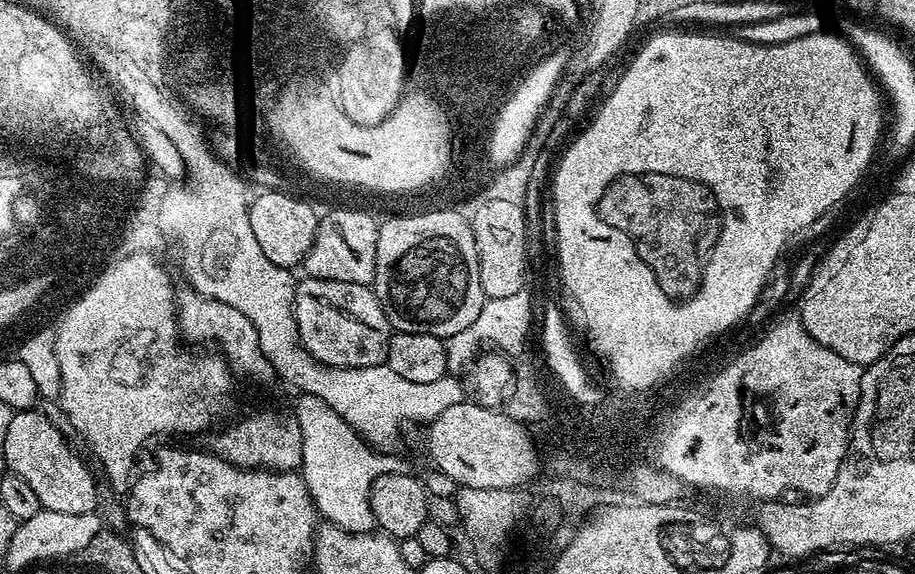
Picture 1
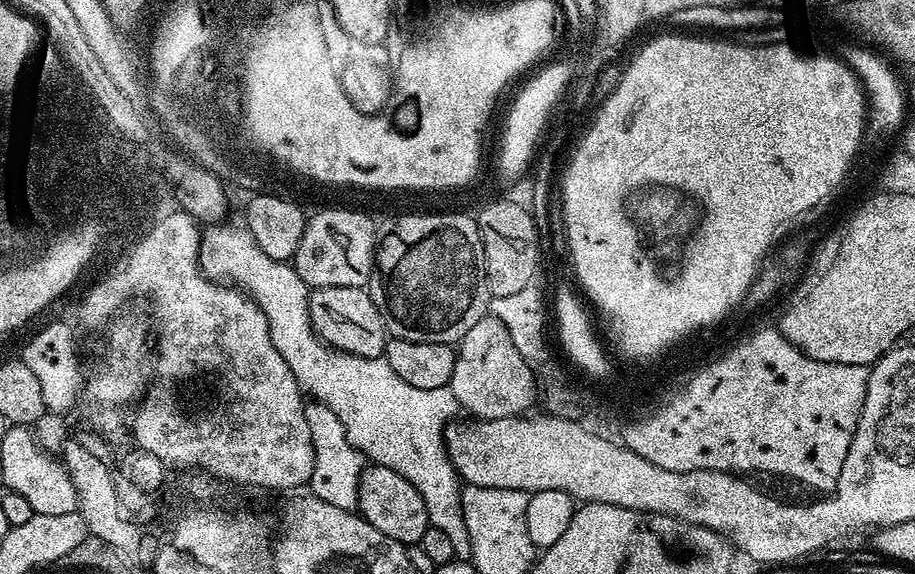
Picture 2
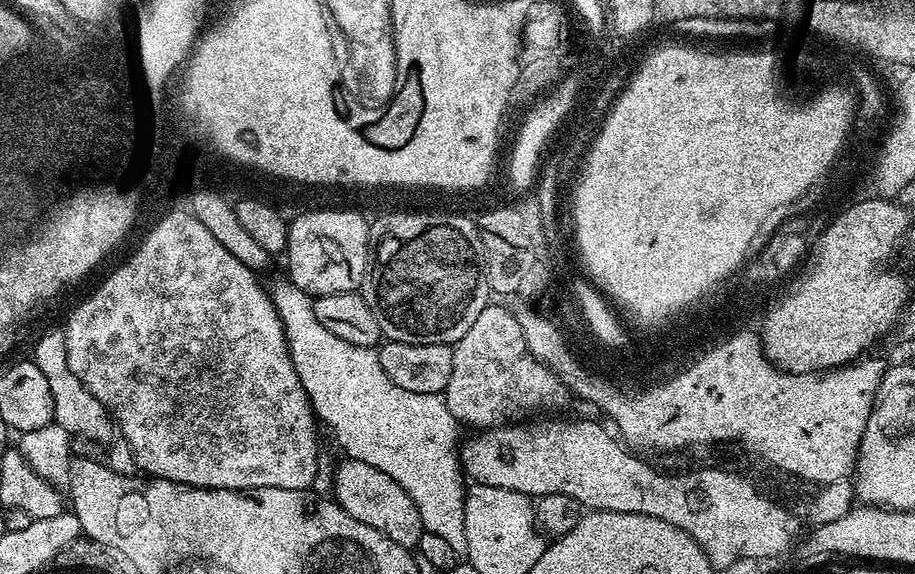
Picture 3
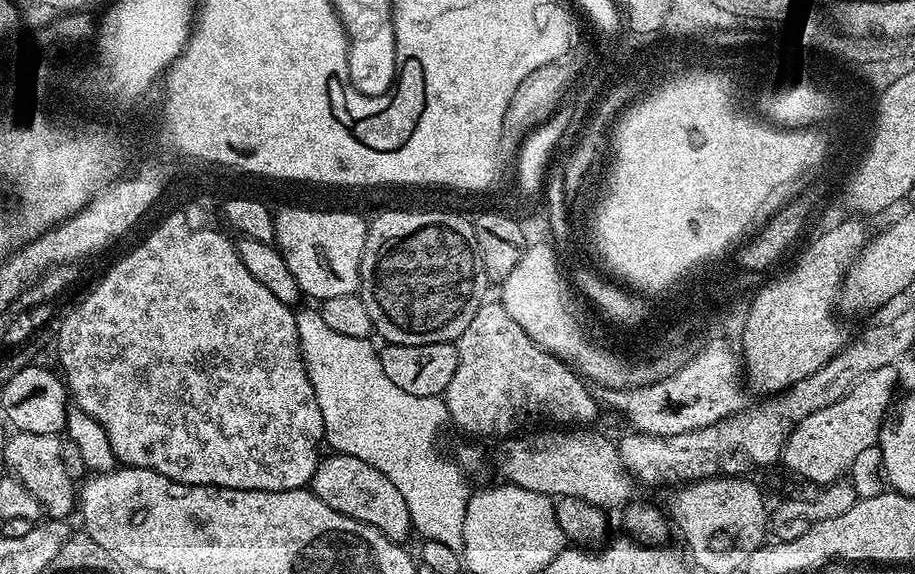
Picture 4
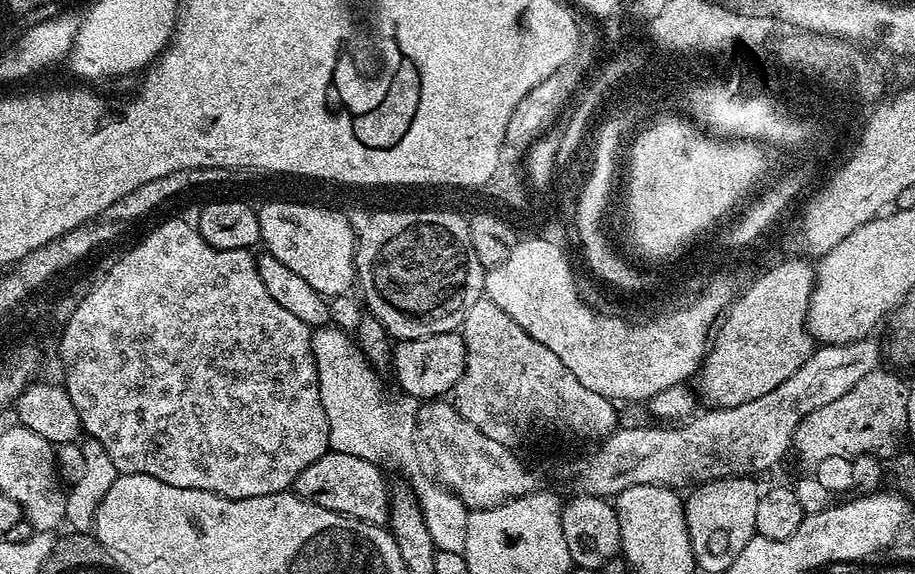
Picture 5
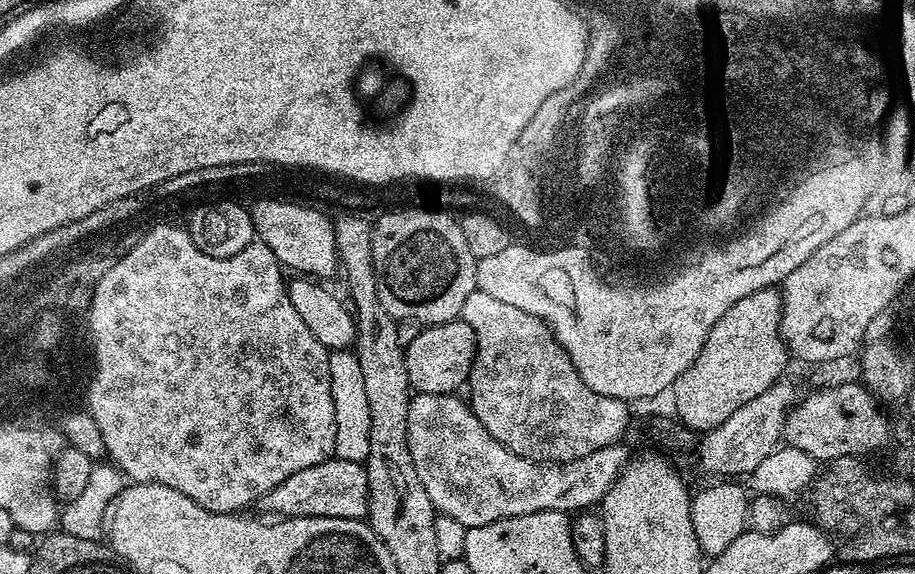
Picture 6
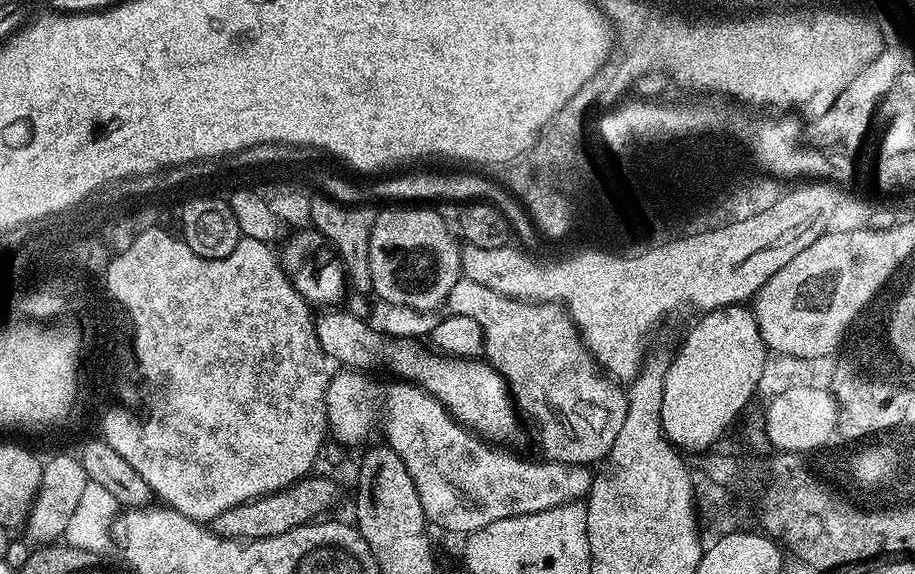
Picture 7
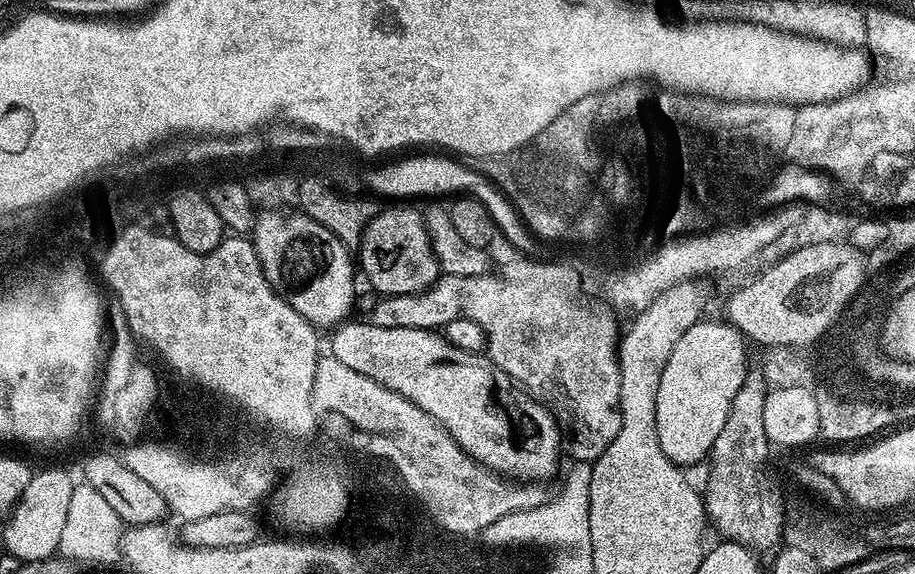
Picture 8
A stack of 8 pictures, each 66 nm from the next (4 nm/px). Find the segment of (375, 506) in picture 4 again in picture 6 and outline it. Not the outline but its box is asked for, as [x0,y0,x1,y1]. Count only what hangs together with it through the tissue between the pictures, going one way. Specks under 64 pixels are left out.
[254,458,368,520]

